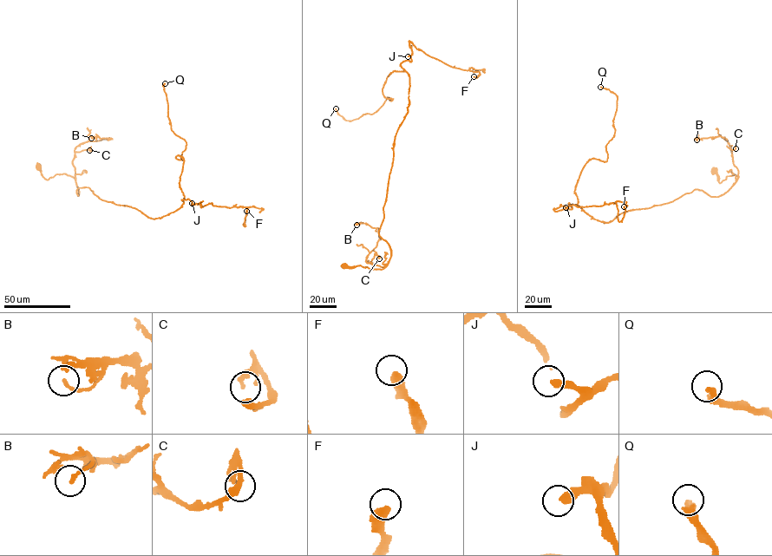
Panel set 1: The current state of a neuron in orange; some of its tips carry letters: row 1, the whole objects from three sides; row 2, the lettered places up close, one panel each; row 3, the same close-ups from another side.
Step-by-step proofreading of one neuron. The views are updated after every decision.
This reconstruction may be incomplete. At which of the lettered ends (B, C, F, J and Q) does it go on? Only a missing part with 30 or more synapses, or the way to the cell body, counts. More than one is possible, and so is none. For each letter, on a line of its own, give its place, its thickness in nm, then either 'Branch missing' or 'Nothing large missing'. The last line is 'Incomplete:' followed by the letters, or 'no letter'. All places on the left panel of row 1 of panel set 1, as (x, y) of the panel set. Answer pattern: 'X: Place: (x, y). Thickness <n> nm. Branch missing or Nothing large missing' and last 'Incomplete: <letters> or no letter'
B: Place: (91, 138). Thickness 140 nm. Nothing large missing
C: Place: (89, 150). Thickness 170 nm. Nothing large missing
F: Place: (246, 211). Thickness 440 nm. Nothing large missing
J: Place: (192, 203). Thickness 340 nm. Nothing large missing
Q: Place: (165, 83). Thickness 280 nm. Branch missing
Incomplete: Q

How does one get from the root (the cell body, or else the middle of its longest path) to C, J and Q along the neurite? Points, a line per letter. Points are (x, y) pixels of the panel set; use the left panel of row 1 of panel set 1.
C: (38, 166), (46, 179), (63, 173), (75, 178), (75, 153), (89, 150)
J: (38, 166), (46, 179), (75, 179), (78, 195), (89, 187), (153, 219), (182, 200), (192, 203)
Q: (38, 166), (75, 179), (78, 195), (89, 187), (153, 219), (178, 209), (186, 143), (165, 83)

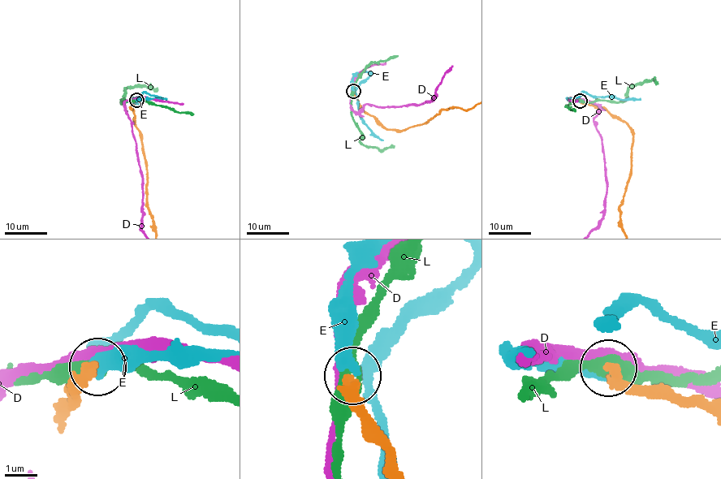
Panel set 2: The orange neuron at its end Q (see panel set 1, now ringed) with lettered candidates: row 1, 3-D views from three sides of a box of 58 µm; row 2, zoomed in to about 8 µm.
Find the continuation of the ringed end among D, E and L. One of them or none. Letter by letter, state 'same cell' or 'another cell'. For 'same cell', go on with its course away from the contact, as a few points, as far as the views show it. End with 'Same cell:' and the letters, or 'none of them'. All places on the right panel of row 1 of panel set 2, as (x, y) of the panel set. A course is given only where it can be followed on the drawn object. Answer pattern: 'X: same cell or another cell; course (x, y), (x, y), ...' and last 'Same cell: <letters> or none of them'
D: another cell
E: same cell; course (580, 101), (569, 98), (577, 97), (583, 92), (590, 95), (641, 99)
L: another cell
Same cell: E

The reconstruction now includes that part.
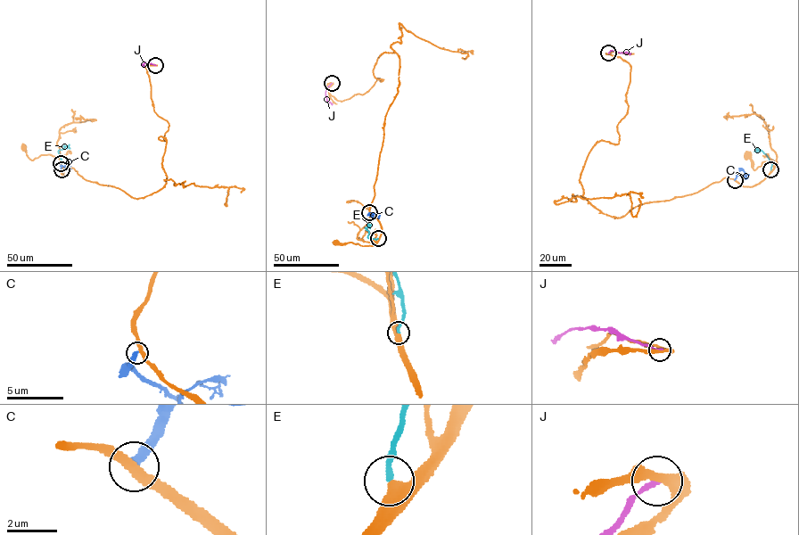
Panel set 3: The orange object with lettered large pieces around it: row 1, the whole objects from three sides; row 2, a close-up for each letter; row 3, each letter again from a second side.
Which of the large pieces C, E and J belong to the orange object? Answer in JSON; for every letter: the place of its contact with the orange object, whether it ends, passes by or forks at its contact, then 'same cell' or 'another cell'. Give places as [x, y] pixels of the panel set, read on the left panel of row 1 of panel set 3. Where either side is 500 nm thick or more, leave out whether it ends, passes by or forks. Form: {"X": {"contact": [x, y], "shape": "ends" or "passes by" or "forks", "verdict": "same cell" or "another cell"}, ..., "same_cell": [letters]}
{"C": {"contact": [61, 169], "shape": "ends", "verdict": "another cell"}, "E": {"contact": [61, 163], "shape": "ends", "verdict": "same cell"}, "J": {"contact": [155, 65], "shape": "ends", "verdict": "another cell"}, "same_cell": ["E"]}

